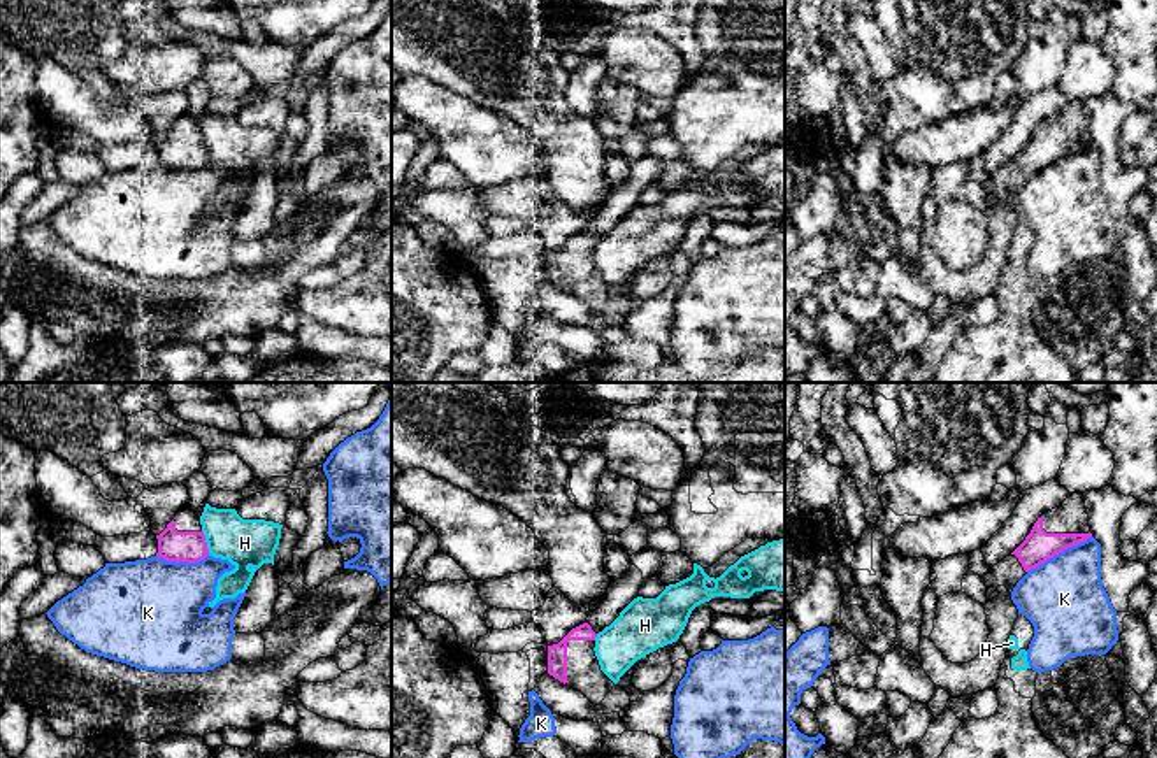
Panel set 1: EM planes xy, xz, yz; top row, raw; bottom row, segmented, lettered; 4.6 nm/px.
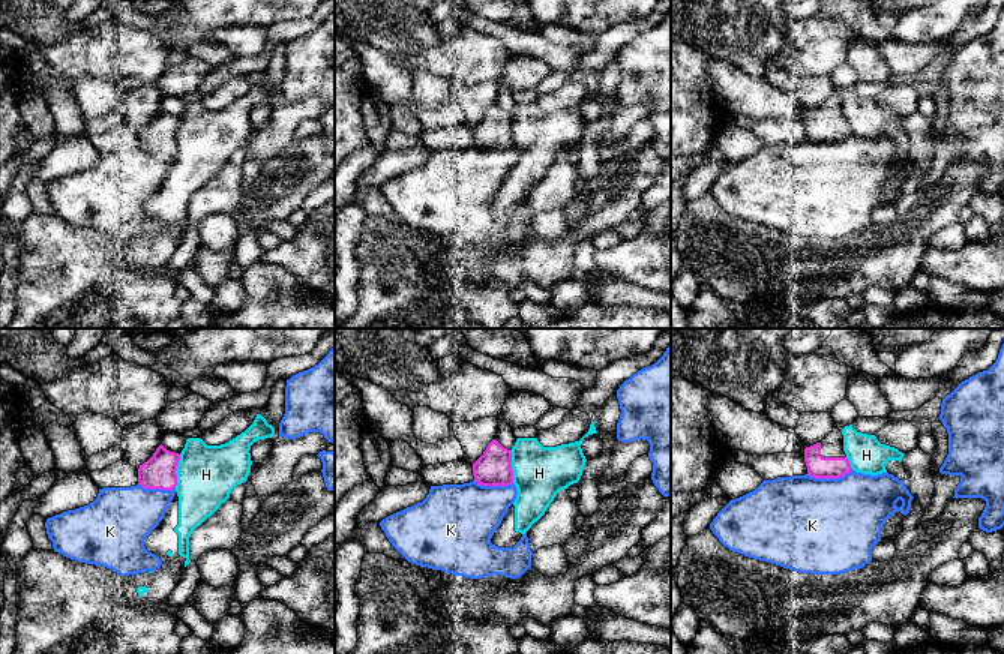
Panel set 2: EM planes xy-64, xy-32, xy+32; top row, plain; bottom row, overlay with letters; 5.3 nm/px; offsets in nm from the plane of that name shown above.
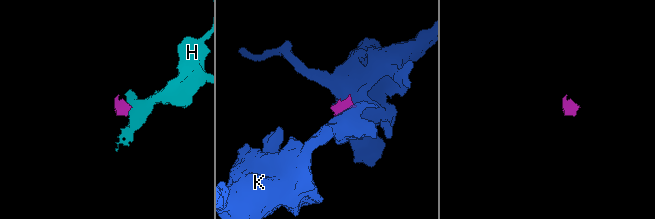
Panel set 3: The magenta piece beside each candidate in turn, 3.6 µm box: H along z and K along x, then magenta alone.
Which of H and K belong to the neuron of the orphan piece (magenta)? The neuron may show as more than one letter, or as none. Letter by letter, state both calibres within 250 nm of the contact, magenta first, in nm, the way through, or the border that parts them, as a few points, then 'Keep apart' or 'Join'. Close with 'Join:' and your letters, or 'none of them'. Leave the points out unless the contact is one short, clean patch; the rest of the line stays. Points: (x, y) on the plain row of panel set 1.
H: Thickness 140 nm (magenta) against 220 nm. Boundary: xy (202, 137), (209, 160). Keep apart
K: Thickness 140 nm (magenta) against 360 nm. Boundary: yz (1091, 143), (1064, 155), (1027, 179). Keep apart
Join: none of them

